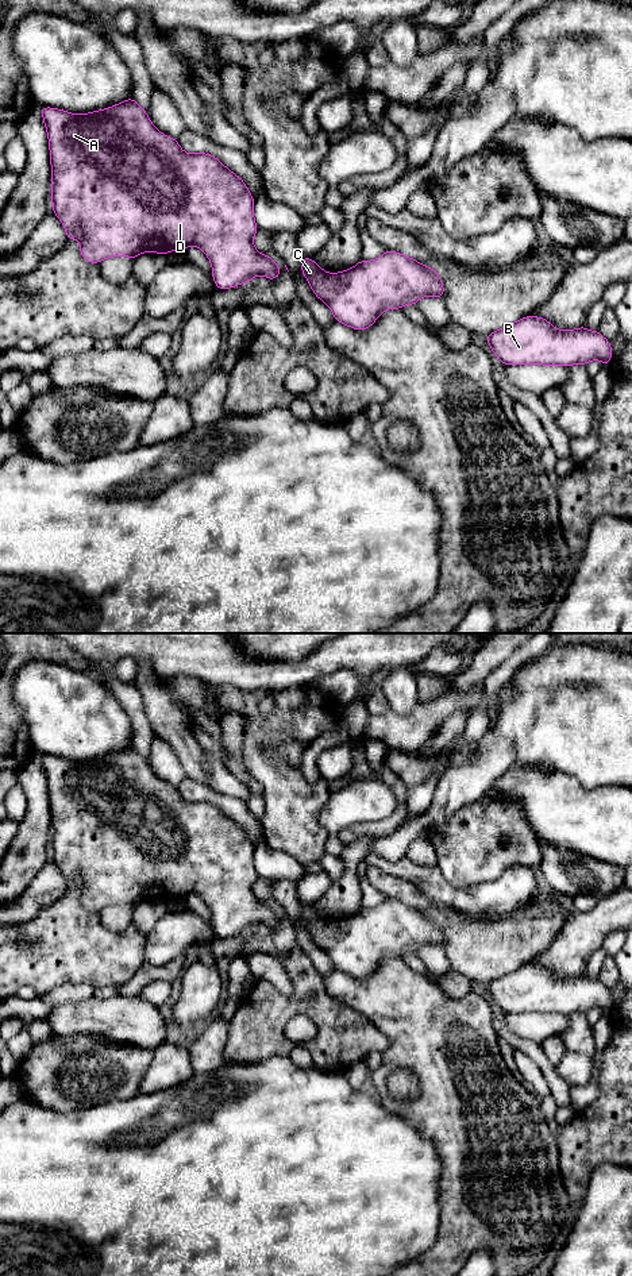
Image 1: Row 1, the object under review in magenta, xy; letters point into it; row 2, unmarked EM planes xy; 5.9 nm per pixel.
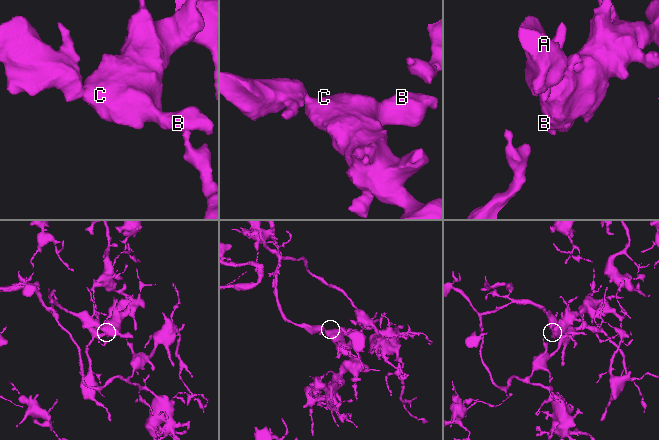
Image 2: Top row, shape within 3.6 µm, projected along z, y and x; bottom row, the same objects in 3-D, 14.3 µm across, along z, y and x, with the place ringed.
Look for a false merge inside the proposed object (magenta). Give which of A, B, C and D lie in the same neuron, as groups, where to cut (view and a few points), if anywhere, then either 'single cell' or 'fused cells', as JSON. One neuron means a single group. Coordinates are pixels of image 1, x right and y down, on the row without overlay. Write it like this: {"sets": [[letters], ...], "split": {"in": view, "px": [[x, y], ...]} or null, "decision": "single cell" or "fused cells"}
{"sets": [["A", "B", "C", "D"]], "split": null, "decision": "single cell"}

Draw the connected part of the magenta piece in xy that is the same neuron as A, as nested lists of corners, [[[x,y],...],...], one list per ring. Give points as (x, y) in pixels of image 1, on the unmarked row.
[[[130,745],[119,752],[88,762],[72,762],[59,756],[41,755],[42,767],[47,779],[50,814],[51,814],[51,857],[62,871],[66,887],[80,888],[80,902],[89,911],[100,911],[112,905],[136,906],[143,901],[169,902],[170,899],[186,895],[199,895],[209,907],[212,926],[217,937],[226,938],[250,930],[258,924],[265,924],[269,929],[281,922],[280,914],[270,906],[270,902],[261,902],[253,891],[258,880],[254,866],[254,844],[247,837],[246,830],[224,814],[215,803],[207,801],[185,801],[178,789],[162,782],[150,768],[147,760]]]

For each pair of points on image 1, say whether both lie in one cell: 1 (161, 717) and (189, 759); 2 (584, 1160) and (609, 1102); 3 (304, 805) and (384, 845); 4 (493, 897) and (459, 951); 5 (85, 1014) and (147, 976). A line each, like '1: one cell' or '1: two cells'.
1: one cell
2: one cell
3: two cells
4: two cells
5: two cells

